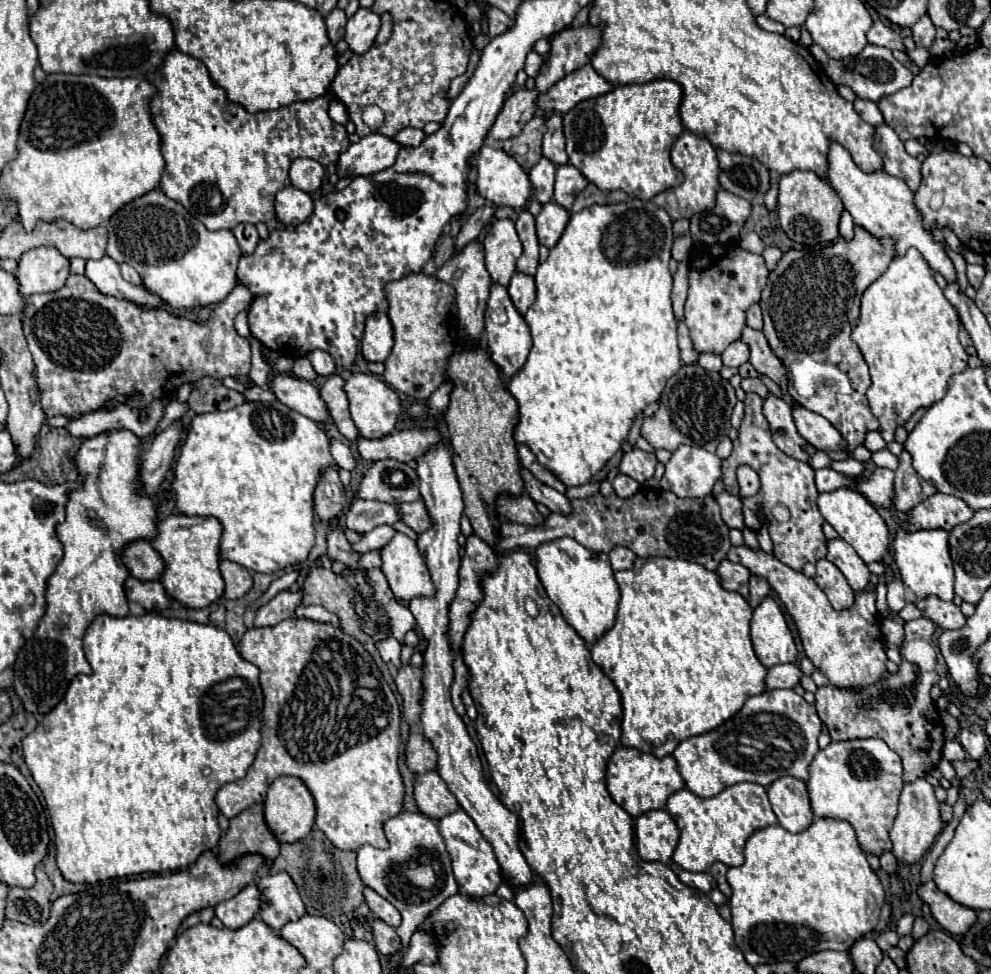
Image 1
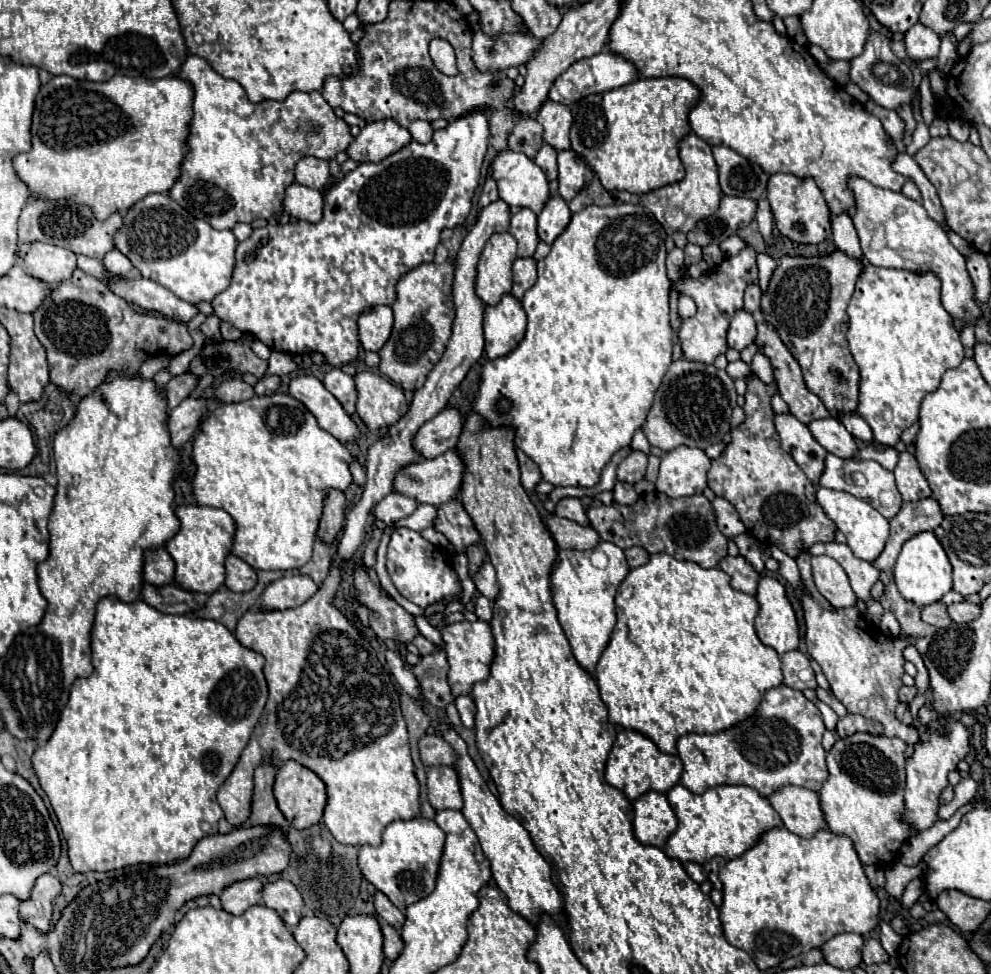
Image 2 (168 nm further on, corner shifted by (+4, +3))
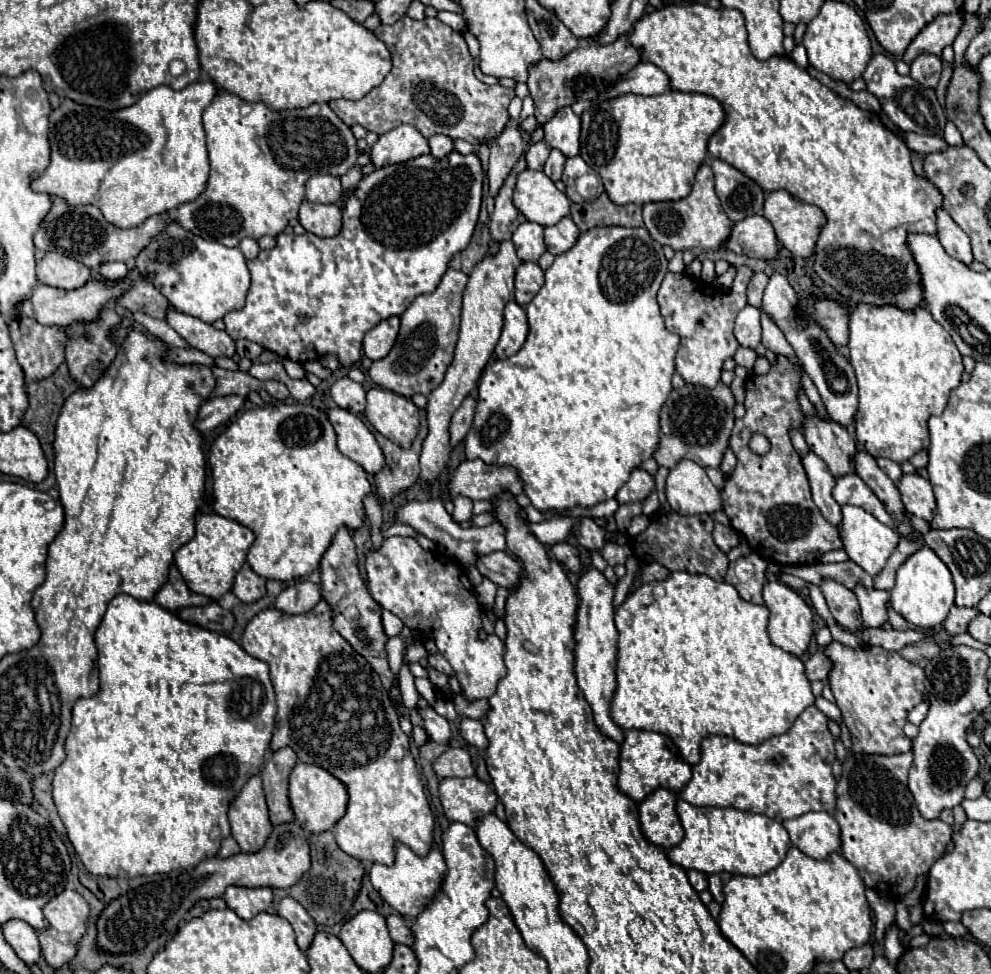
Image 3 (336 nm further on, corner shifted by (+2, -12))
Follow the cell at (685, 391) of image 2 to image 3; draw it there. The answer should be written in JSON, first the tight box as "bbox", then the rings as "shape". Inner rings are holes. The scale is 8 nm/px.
{"bbox":[654,381,734,469],"shape":[[[722,381],[714,389],[696,385],[672,389],[660,411],[660,443],[654,451],[658,465],[672,469],[680,459],[692,459],[700,467],[718,467],[732,435],[734,405],[734,393]]]}

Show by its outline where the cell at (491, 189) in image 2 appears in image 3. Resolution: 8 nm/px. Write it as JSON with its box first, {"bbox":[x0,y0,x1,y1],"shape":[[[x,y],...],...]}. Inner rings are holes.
{"bbox":[488,121,524,197],"shape":[[[510,121],[508,127],[490,143],[490,169],[488,169],[488,193],[496,197],[504,179],[510,175],[512,167],[518,163],[524,151],[524,141],[520,137],[516,121]]]}

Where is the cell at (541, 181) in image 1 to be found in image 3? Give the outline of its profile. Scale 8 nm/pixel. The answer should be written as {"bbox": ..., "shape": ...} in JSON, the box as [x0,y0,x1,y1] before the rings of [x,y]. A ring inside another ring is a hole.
{"bbox":[544,149,566,183],"shape":[[[552,149],[550,151],[550,155],[548,155],[548,159],[546,159],[546,165],[544,165],[544,173],[556,183],[560,177],[562,177],[562,171],[564,171],[564,163],[566,163],[566,157],[560,153],[560,151],[556,151],[556,149]]]}

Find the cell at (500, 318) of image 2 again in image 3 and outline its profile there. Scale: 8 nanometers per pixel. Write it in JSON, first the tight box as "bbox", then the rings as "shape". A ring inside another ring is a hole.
{"bbox":[494,301,528,361],"shape":[[[510,301],[504,309],[504,329],[500,335],[500,341],[494,349],[494,355],[498,361],[504,361],[520,351],[528,335],[528,321],[526,311],[516,301]]]}

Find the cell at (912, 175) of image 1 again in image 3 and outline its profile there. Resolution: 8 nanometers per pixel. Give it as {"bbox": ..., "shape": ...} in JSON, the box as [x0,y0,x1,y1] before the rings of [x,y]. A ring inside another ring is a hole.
{"bbox":[936,207,974,265],"shape":[[[942,207],[936,209],[936,229],[938,229],[938,241],[942,243],[946,253],[958,261],[970,265],[974,259],[972,251],[970,251],[970,239]]]}

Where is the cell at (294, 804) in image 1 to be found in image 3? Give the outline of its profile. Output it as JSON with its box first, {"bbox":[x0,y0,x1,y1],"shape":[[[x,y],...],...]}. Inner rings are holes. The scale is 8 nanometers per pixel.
{"bbox":[288,763,348,835],"shape":[[[296,763],[296,767],[292,769],[288,797],[290,797],[290,807],[300,827],[314,835],[322,831],[330,831],[336,825],[336,821],[344,815],[346,803],[348,803],[348,793],[346,793],[344,783],[340,783],[328,771],[316,765],[306,765],[306,763]]]}

